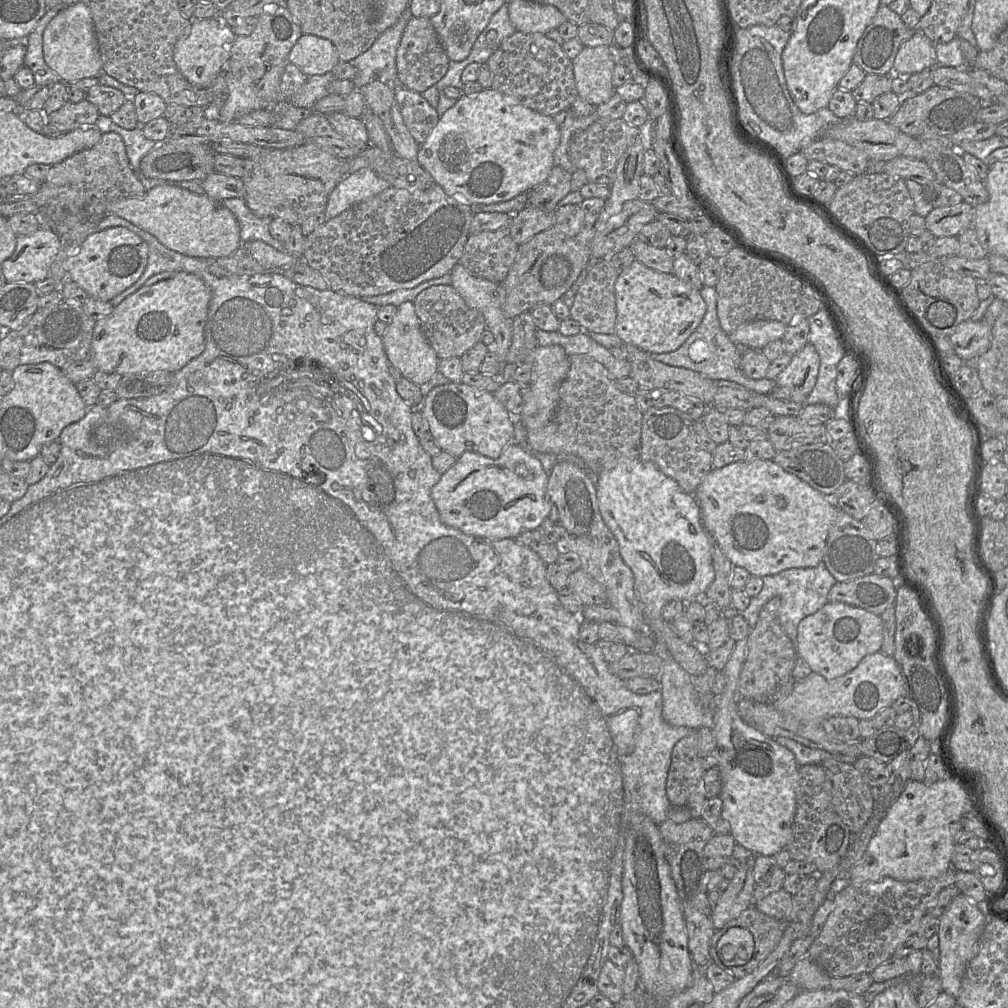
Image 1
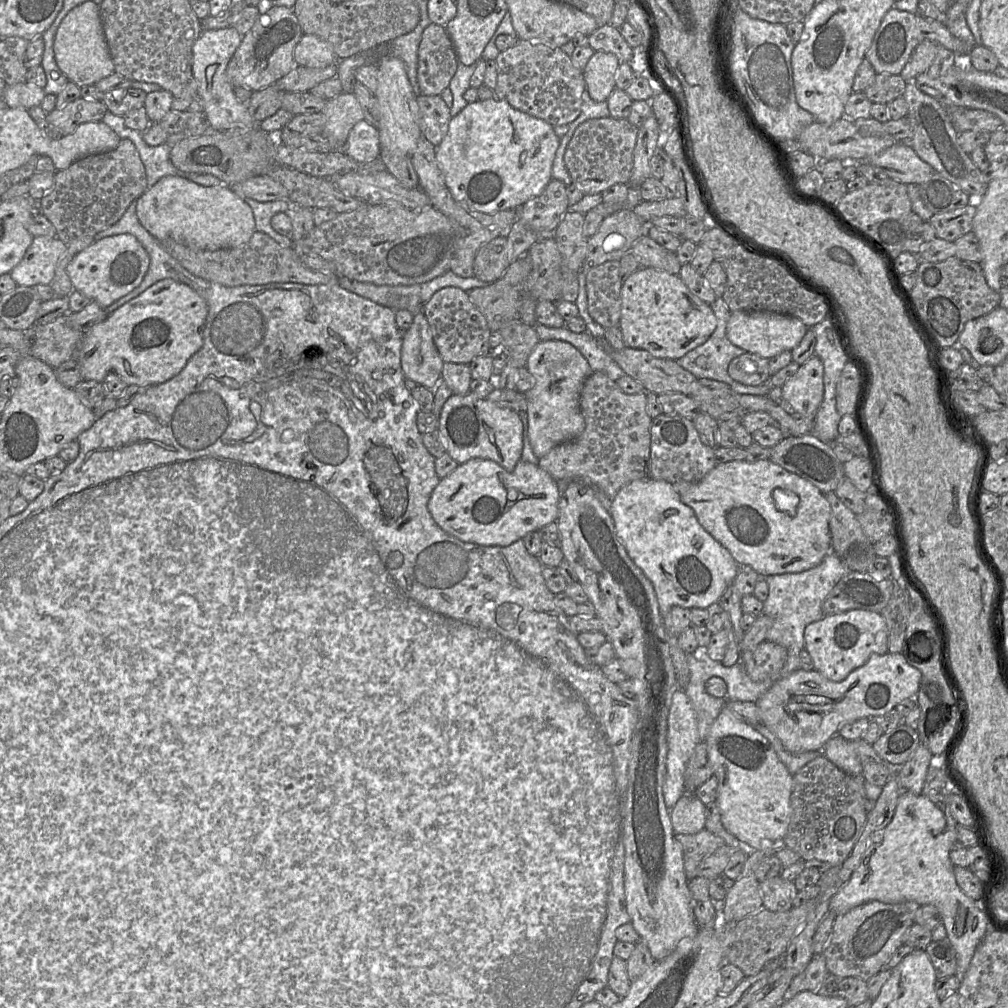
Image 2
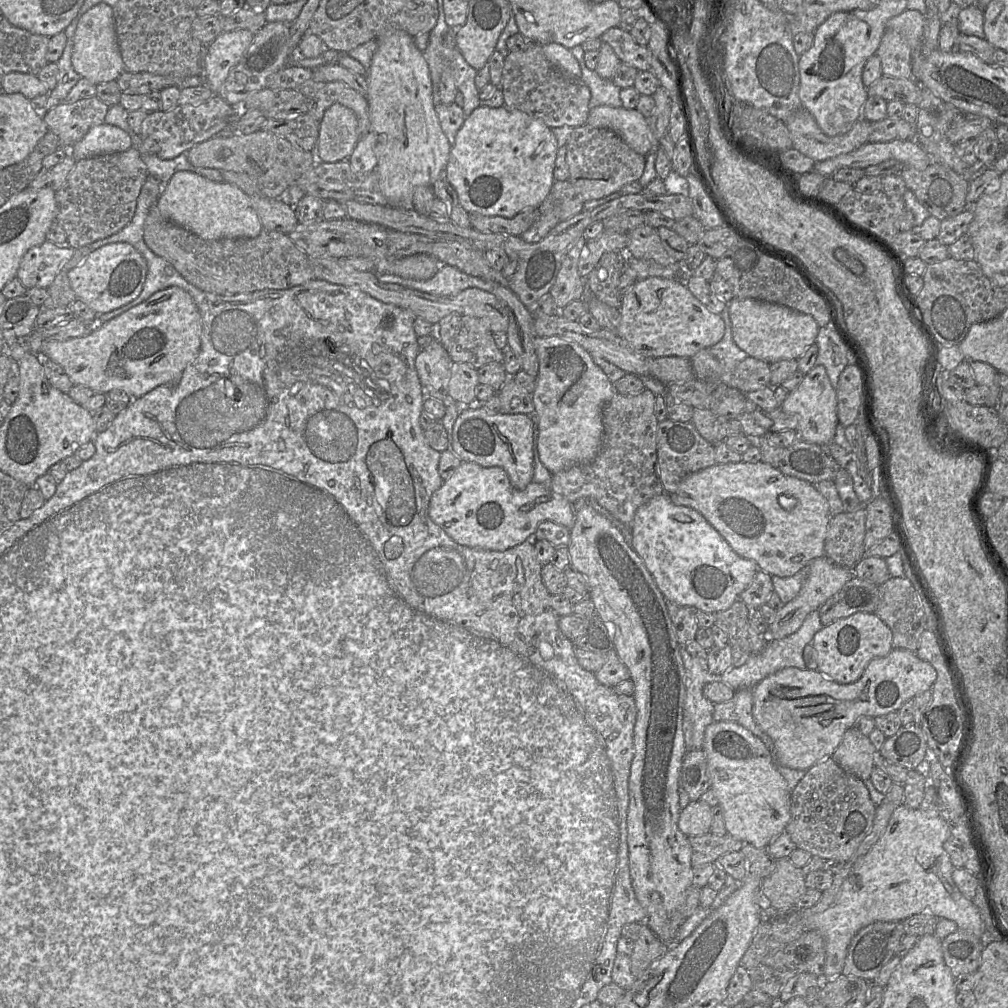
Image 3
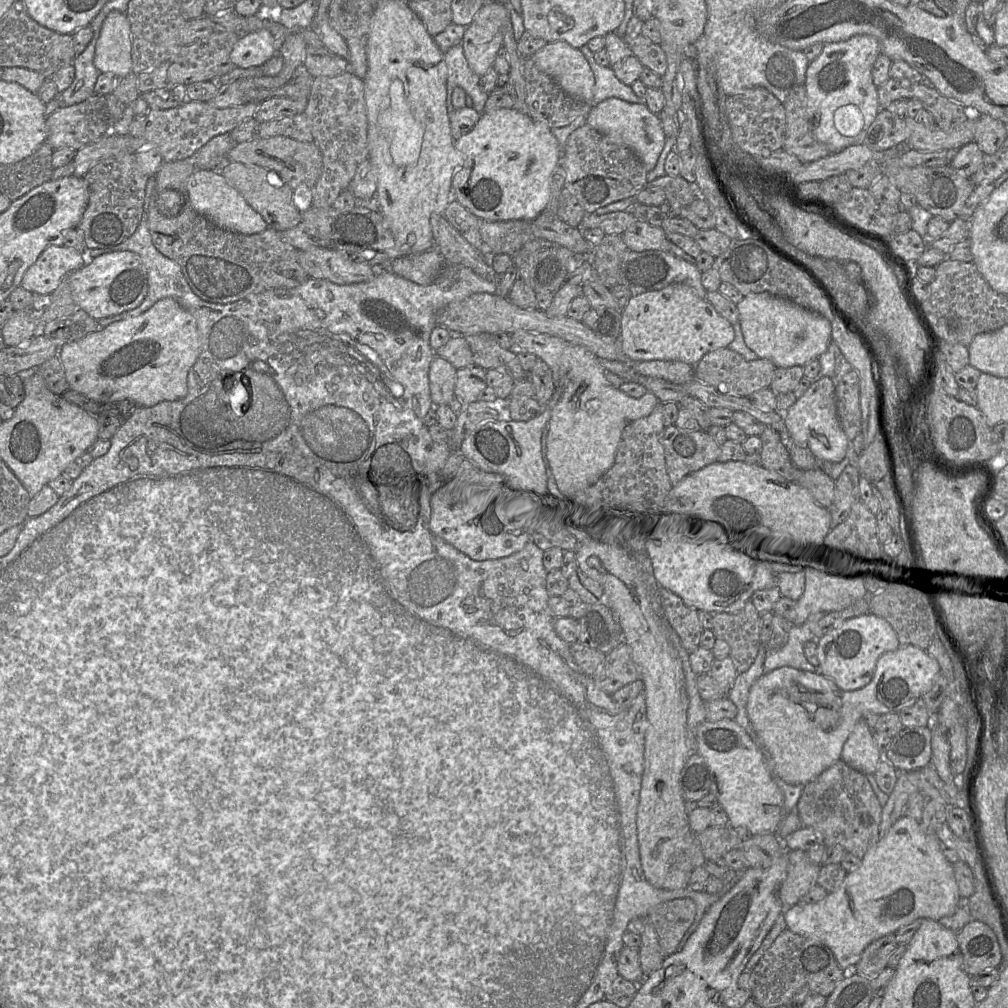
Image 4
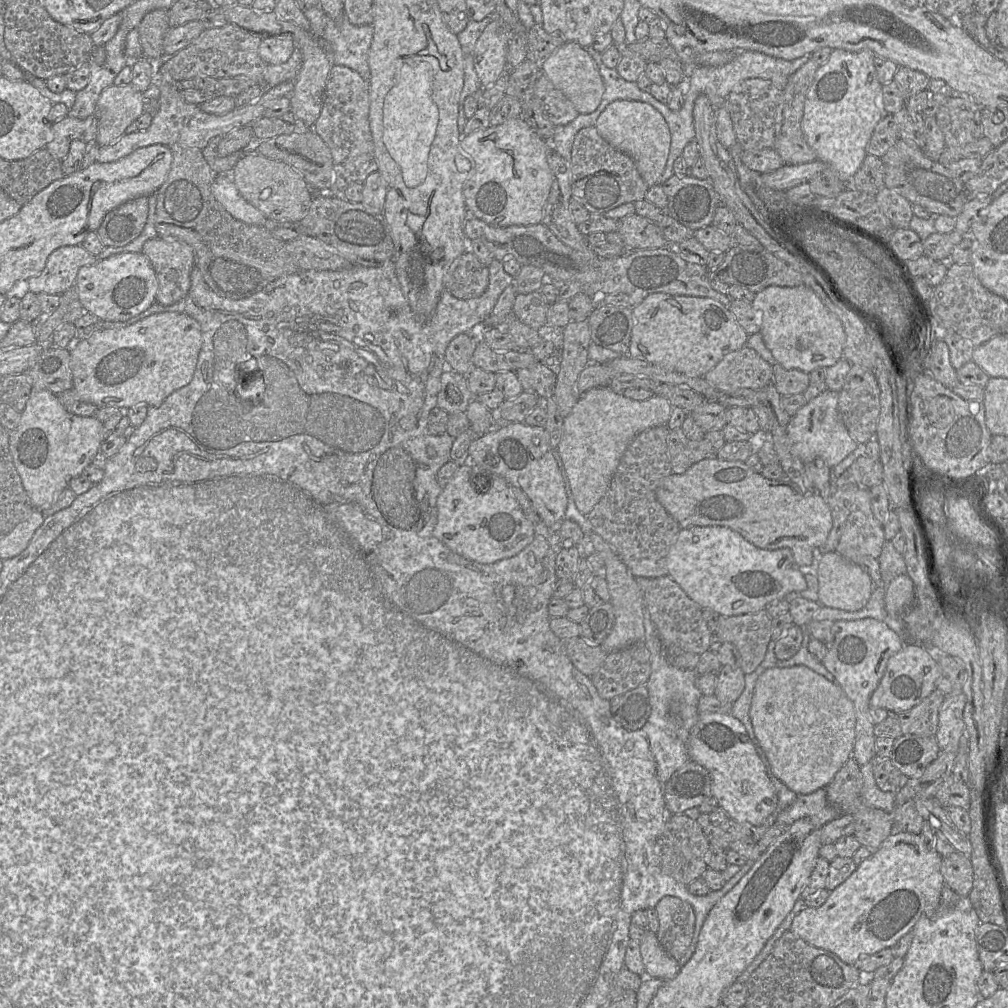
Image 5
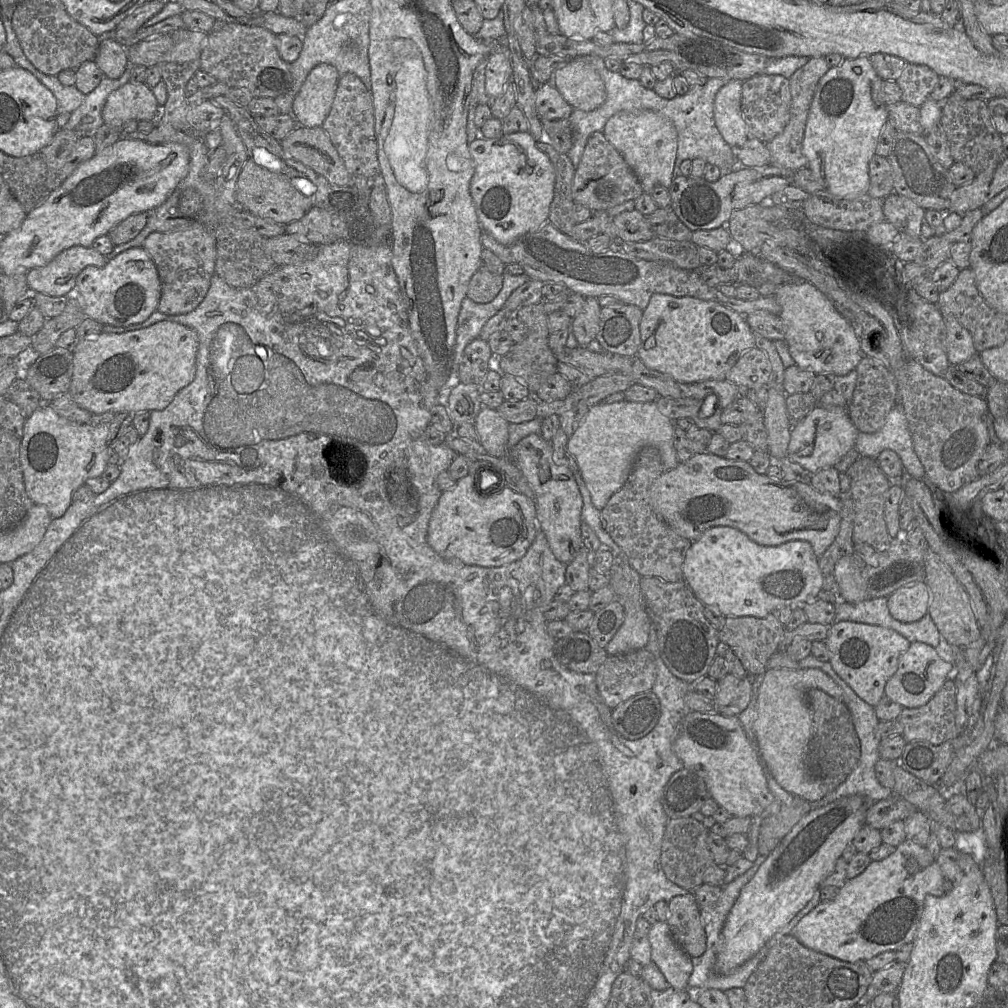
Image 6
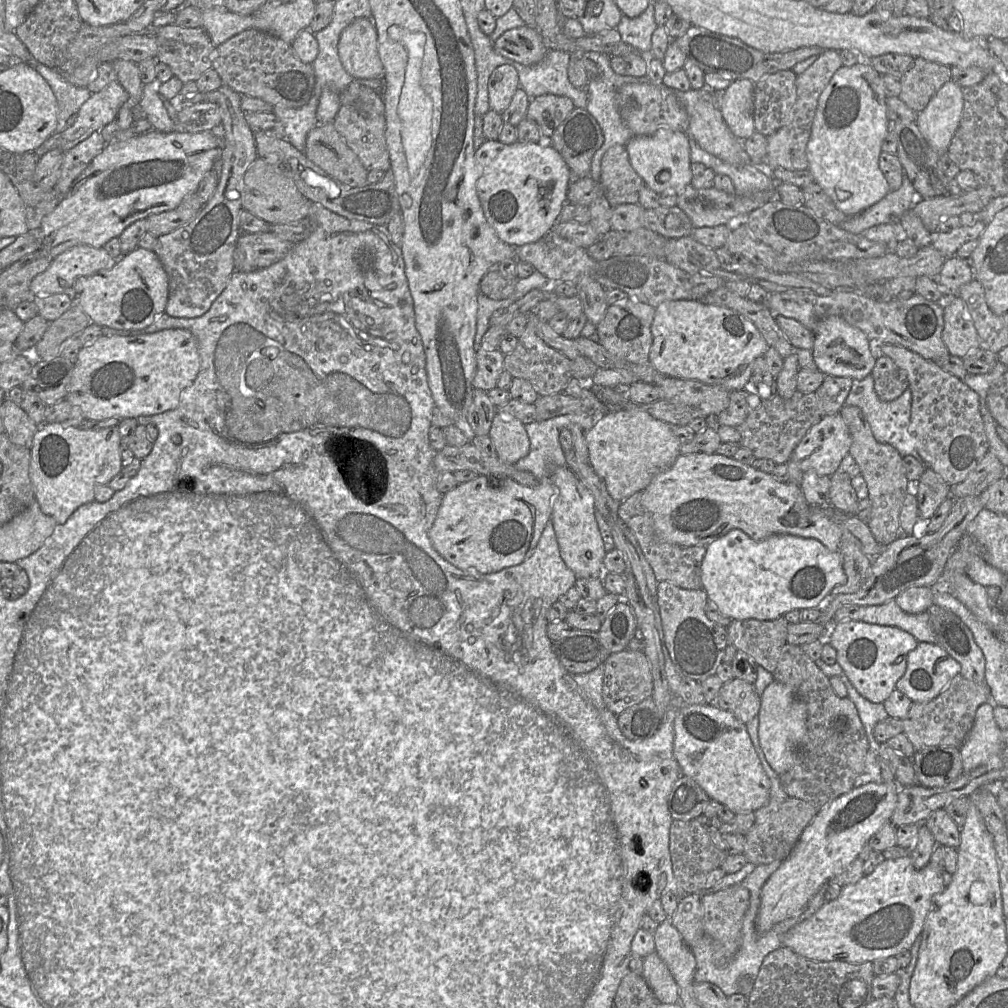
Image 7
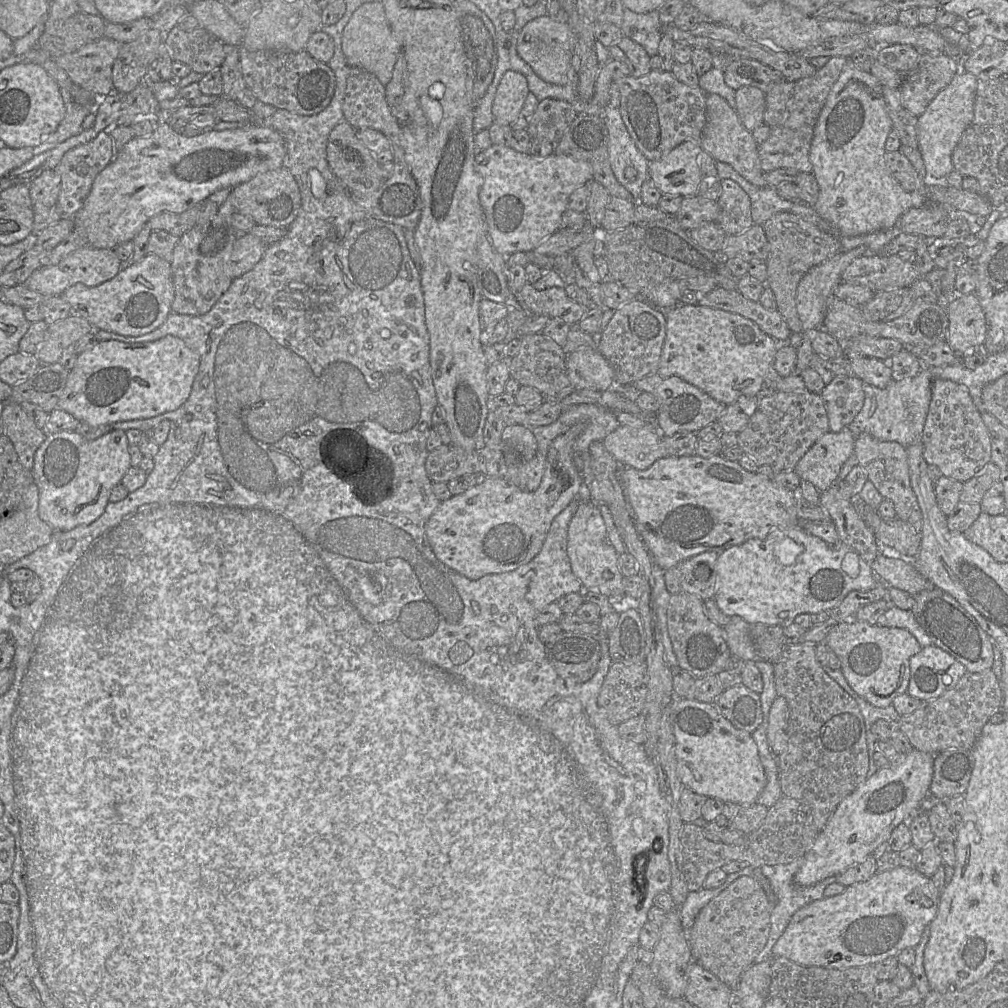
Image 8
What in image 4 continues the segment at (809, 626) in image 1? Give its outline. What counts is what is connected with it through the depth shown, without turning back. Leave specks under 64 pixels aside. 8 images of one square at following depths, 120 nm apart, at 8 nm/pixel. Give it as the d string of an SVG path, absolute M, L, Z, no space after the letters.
M872 613L850 618L816 641L819 673L843 691L854 691L866 686L873 677L879 657L900 647L891 625Z

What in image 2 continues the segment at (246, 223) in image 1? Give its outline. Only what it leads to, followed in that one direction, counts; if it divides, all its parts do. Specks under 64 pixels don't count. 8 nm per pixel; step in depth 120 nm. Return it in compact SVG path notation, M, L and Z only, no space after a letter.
M242 198L251 207L255 219L255 229L273 238L282 247L292 247L293 242L289 236L277 233L271 226L272 217L279 212L290 211L290 203L287 200L258 202L249 198Z

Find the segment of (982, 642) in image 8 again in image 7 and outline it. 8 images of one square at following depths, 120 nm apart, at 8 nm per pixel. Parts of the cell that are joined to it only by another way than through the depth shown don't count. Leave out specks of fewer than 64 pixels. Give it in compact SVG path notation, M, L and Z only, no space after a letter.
M932 604L927 610L938 646L961 666L960 675L975 683L984 683L985 657L971 630L950 610Z

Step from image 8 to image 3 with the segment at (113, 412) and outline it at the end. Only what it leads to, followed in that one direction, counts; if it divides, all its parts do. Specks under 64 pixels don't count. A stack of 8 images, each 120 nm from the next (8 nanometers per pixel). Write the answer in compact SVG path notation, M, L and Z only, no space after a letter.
M172 286L158 291L144 302L130 308L104 324L96 324L87 335L66 341L50 341L37 353L63 367L73 385L82 385L106 394L120 389L133 398L140 398L161 385L175 385L184 370L194 361L201 348L201 317L192 297Z

